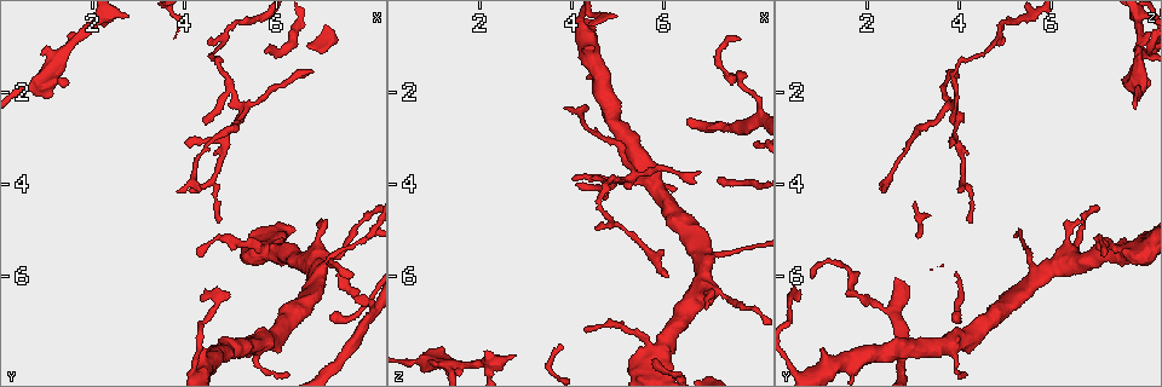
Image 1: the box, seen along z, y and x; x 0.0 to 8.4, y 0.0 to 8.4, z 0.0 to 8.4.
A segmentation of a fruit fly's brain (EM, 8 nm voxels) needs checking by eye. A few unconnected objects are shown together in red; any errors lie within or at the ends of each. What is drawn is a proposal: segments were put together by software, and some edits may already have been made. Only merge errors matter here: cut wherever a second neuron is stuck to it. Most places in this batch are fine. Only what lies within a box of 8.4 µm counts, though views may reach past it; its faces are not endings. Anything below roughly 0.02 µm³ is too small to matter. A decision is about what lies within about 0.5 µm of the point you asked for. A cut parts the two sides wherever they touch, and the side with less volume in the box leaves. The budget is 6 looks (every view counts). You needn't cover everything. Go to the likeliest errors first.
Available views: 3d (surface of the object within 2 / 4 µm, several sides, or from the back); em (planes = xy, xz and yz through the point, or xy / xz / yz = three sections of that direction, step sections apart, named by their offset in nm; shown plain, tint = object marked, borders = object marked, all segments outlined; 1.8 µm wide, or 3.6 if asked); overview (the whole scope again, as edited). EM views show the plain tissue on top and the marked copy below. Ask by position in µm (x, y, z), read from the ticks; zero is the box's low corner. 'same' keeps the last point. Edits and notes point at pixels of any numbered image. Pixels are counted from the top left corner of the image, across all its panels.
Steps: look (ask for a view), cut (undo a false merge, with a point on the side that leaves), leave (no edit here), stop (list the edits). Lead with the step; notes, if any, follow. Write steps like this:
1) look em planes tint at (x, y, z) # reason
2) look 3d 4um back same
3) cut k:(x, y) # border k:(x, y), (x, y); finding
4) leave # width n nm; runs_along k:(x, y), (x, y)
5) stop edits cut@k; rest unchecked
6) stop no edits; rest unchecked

look 3d 2um back at (5.80, 5.50, 7.80) # calibre changes

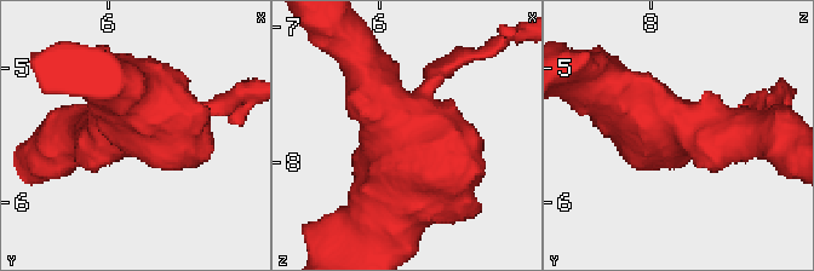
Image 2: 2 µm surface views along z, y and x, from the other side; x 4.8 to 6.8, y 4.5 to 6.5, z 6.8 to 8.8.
look em planes borders at (5.82, 5.44, 7.74) # shape alone is not enough

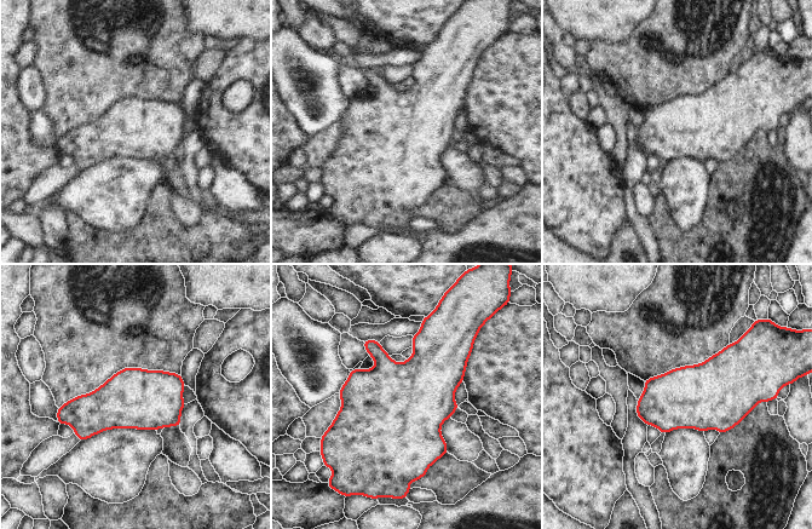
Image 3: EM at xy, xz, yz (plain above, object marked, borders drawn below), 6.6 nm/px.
leave # continuous, no second neuron

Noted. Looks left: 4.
look em planes borders at (1.30, 1.20, 7.95) # abrupt turn

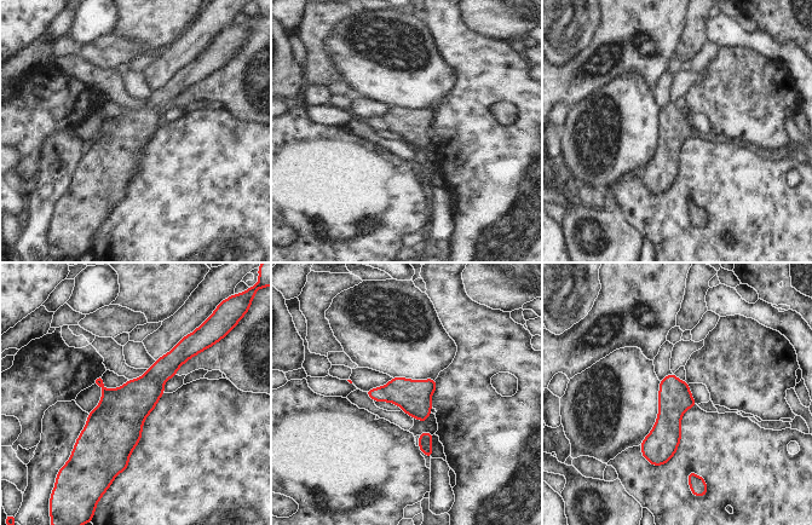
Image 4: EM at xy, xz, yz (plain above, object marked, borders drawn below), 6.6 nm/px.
leave # runs_along 4:(183, 344), (120, 415), (117, 468); one neuron here

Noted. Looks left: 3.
look 3d 4um at (7.25, 5.50, 5.50) # calibre changes

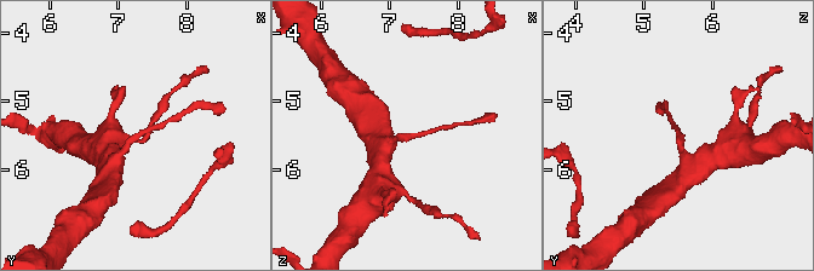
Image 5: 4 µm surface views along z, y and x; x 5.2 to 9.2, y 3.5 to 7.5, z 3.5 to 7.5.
look em 3.6um planes tint at (7.25, 5.50, 5.50) # now the EM

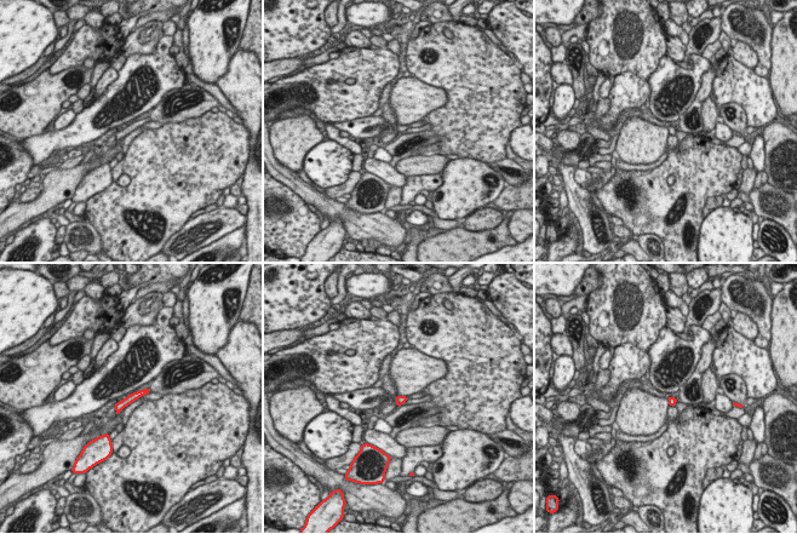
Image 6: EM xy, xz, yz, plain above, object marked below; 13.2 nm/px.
leave # width 100 nm; runs_along 6:(144, 391), (131, 397), (118, 409); continuous, no second neuron

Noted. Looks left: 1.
stop no edits; rest unchecked

